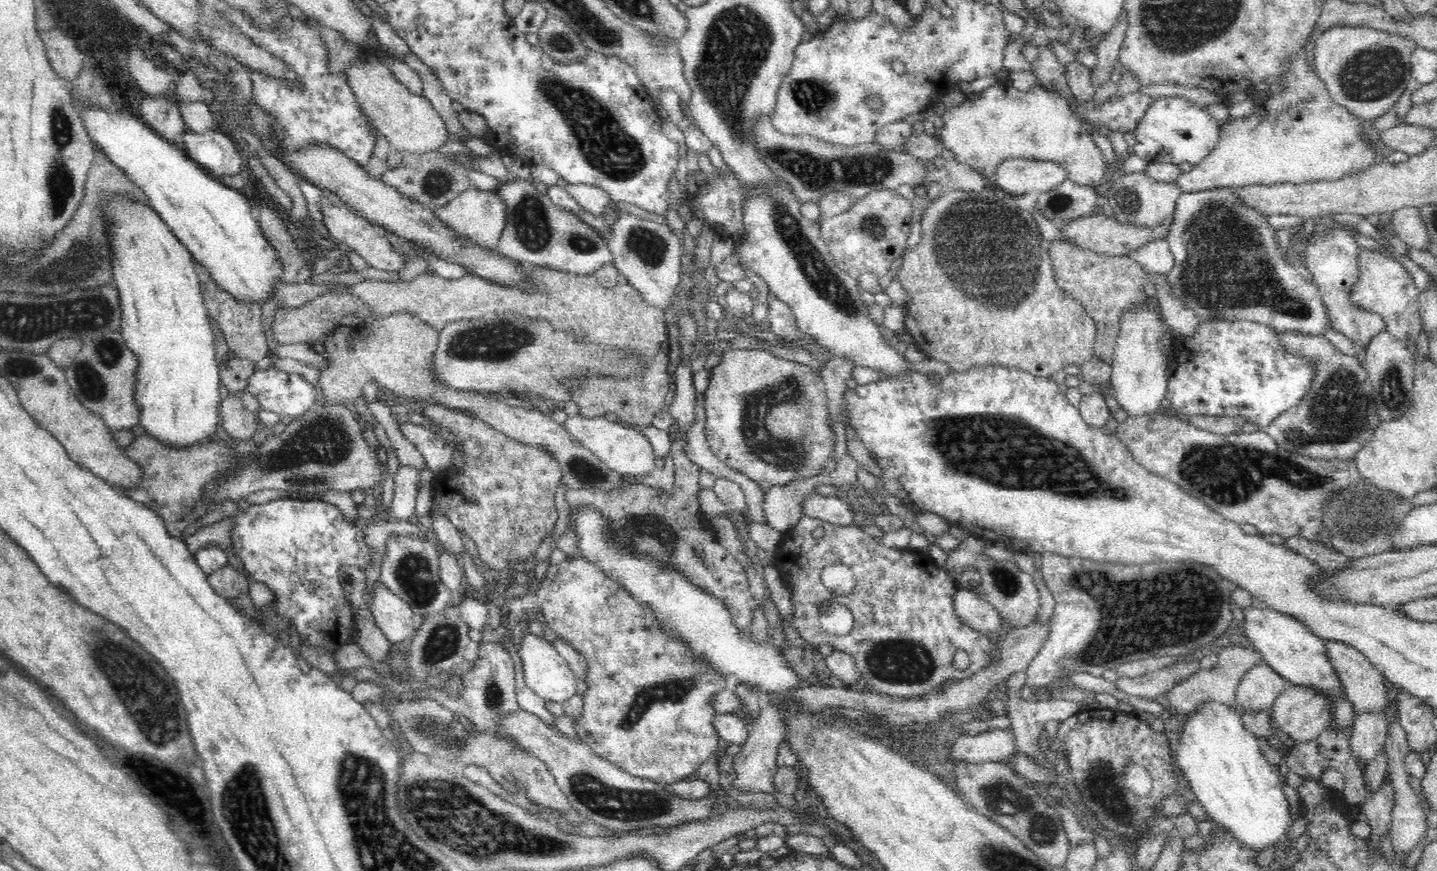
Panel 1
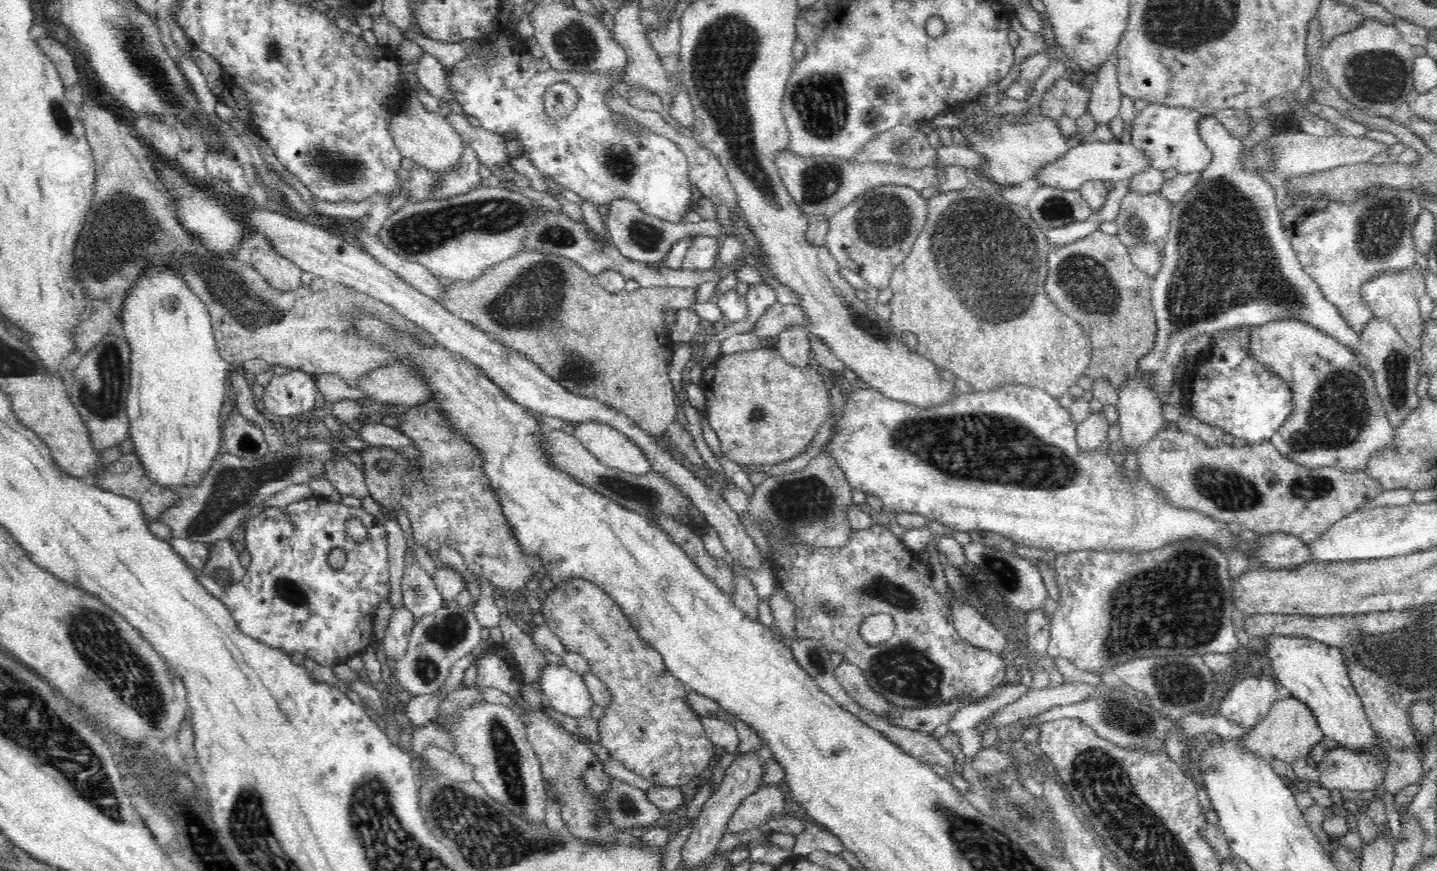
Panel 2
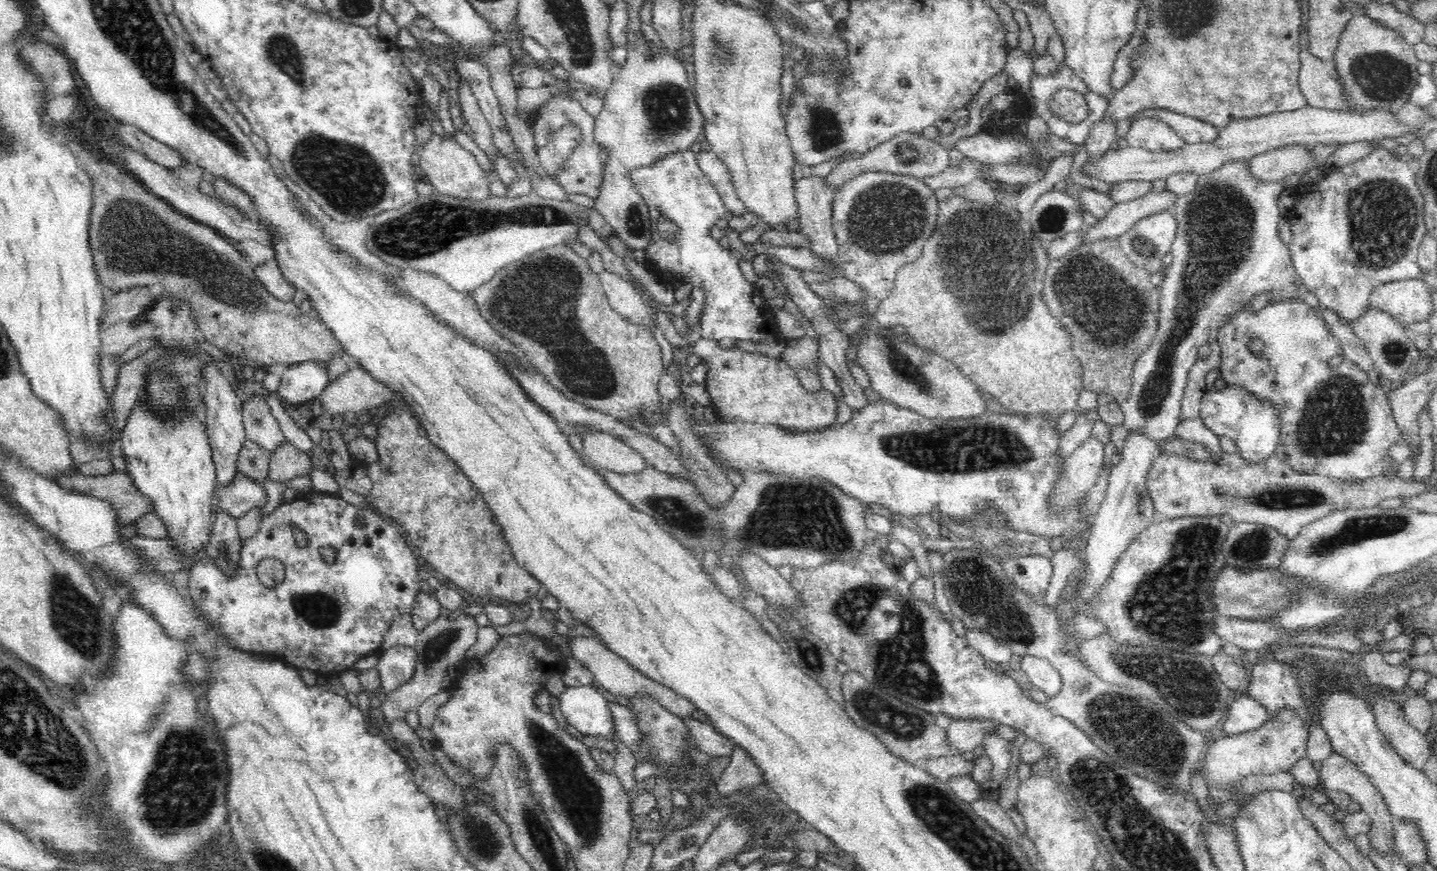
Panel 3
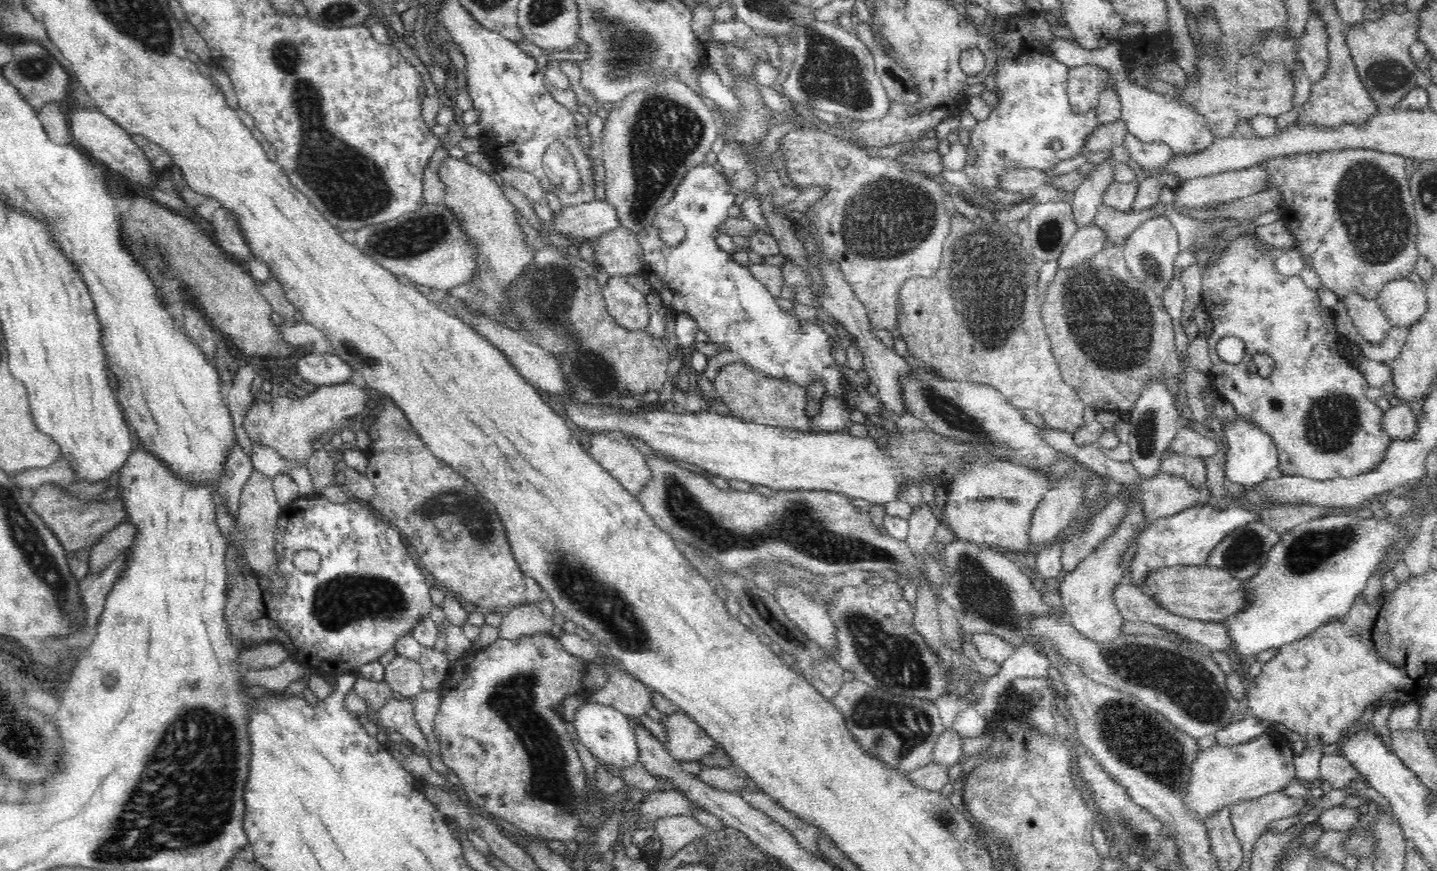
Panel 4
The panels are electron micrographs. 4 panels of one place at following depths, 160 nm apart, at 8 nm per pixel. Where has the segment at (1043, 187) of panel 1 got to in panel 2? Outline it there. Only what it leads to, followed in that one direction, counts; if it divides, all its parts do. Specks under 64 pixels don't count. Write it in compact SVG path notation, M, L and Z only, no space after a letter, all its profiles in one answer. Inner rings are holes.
M1087 142L1080 143L1071 148L1058 160L1052 164L1042 166L1034 179L1039 180L1041 186L1049 188L1058 188L1060 190L1076 190L1083 186L1088 180L1101 180L1102 182L1116 182L1117 180L1126 180L1132 178L1135 174L1150 167L1150 159L1146 157L1144 151L1134 147L1132 143L1125 144L1118 142Z

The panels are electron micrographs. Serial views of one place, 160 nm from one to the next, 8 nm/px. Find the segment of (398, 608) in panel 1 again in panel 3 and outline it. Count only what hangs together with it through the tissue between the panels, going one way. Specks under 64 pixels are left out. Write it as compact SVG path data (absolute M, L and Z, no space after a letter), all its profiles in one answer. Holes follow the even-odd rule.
M392 646L383 652L377 664L384 693L392 693L408 684L416 671L416 651L411 646Z

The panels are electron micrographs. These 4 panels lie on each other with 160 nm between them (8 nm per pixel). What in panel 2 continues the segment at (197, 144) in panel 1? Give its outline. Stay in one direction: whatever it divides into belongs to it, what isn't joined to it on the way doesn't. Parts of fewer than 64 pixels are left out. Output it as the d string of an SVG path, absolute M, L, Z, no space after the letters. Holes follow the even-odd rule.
M206 150L204 164L214 178L228 182L233 189L233 194L248 195L250 188L244 179L244 169L242 169L240 161L232 157L230 153L225 151L224 154L221 154L221 152Z

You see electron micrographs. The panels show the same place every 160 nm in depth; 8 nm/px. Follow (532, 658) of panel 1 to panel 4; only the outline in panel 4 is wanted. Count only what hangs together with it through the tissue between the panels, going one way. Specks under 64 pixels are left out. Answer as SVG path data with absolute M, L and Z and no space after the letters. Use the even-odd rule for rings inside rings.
M586 702L575 712L575 730L578 734L578 739L586 748L589 748L592 756L610 772L617 773L622 768L630 768L638 763L640 749L636 743L636 735L632 729L632 723L621 712L618 712L611 706L603 704L594 704Z

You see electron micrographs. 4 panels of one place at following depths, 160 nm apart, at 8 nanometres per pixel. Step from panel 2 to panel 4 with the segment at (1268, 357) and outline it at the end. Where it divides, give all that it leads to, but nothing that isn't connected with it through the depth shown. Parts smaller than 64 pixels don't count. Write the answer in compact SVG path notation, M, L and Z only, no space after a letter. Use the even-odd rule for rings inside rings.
M1242 233L1232 238L1225 246L1225 249L1221 250L1221 253L1205 268L1205 272L1202 274L1201 306L1203 306L1204 312L1210 315L1213 324L1212 334L1210 334L1210 338L1207 339L1210 356L1213 362L1212 368L1207 374L1209 384L1211 388L1217 392L1219 398L1223 398L1223 400L1227 400L1232 404L1237 412L1237 416L1241 416L1244 420L1247 420L1247 422L1251 422L1254 426L1257 426L1260 430L1263 430L1268 436L1273 438L1279 456L1277 474L1281 476L1304 477L1311 478L1312 480L1326 481L1332 480L1333 478L1350 478L1372 470L1381 463L1387 446L1392 443L1393 440L1382 430L1382 419L1385 412L1382 411L1376 403L1372 403L1366 397L1366 390L1369 384L1363 377L1362 371L1353 365L1352 357L1348 350L1349 343L1346 337L1337 332L1332 308L1324 307L1320 303L1318 292L1306 286L1299 274L1289 277L1276 271L1274 262L1282 253L1281 250L1276 248L1262 248L1266 248L1266 245L1264 245L1262 241L1256 241L1256 237ZM1226 336L1240 338L1240 340L1244 342L1245 354L1238 364L1228 364L1224 362L1217 353L1218 342ZM1255 351L1265 352L1268 356L1271 356L1272 360L1275 362L1273 372L1267 378L1260 377L1258 374L1252 375L1248 371L1248 364L1252 361L1252 356Z

